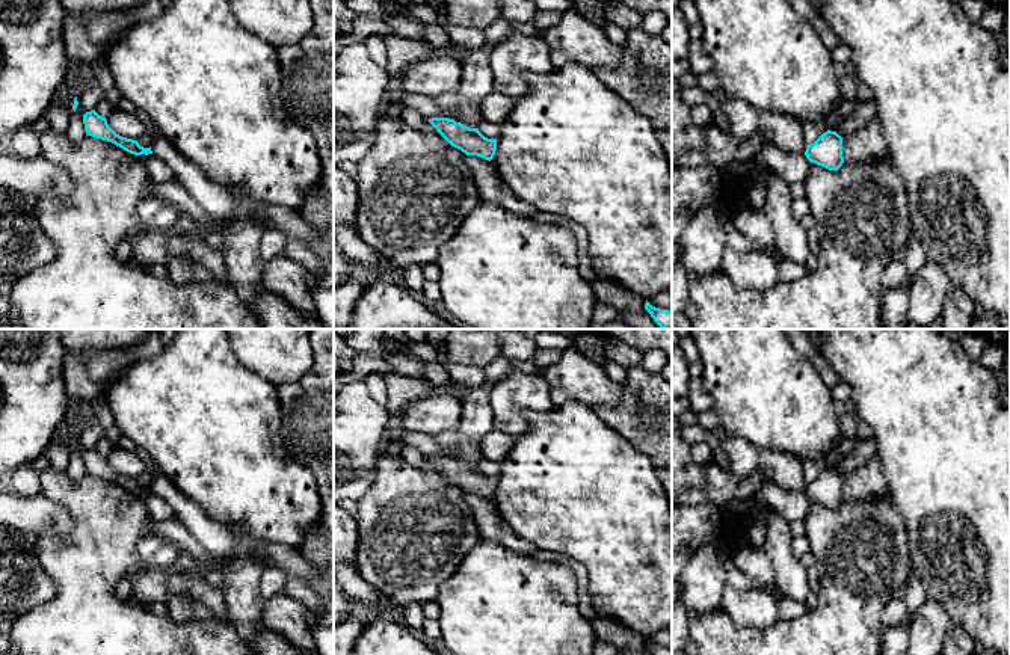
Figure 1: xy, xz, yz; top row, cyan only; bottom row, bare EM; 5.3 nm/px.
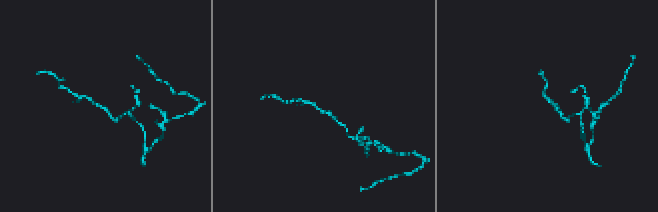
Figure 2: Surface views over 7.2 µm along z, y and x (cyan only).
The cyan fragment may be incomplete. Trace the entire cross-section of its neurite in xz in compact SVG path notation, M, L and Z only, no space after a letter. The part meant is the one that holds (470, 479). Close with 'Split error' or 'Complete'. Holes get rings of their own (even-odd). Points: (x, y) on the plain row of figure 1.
M450 456L427 457L436 469L454 486L467 494L477 494L492 498L497 489L497 477L485 475L479 466L470 466Z. Complete

